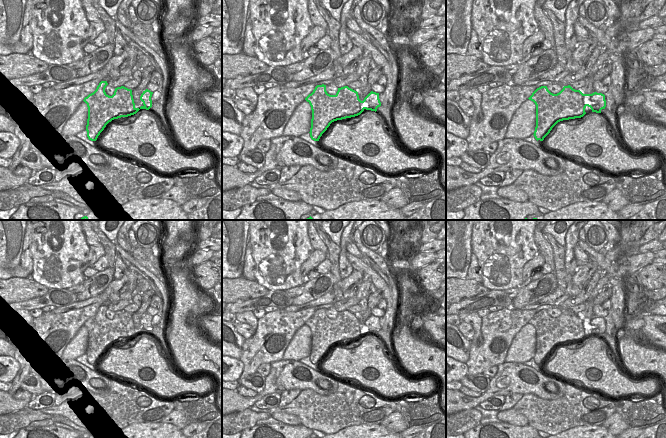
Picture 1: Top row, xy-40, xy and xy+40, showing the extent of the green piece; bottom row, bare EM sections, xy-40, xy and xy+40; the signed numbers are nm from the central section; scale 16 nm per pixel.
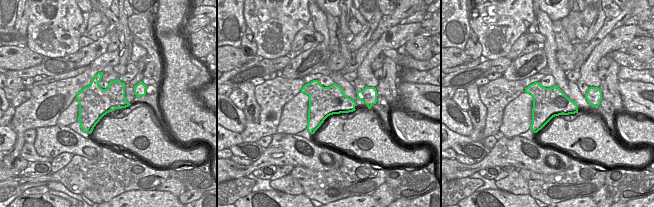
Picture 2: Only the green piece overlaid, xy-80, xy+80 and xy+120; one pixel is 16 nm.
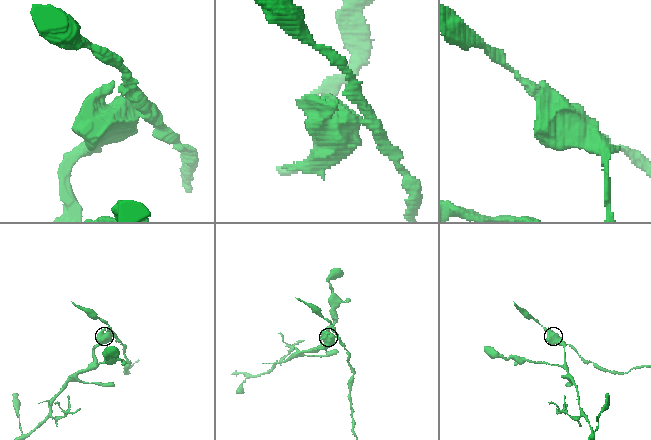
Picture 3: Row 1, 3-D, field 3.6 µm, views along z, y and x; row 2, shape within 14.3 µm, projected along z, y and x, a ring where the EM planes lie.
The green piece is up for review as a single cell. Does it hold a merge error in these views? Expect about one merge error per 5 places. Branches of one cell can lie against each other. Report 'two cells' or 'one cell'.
two cells

